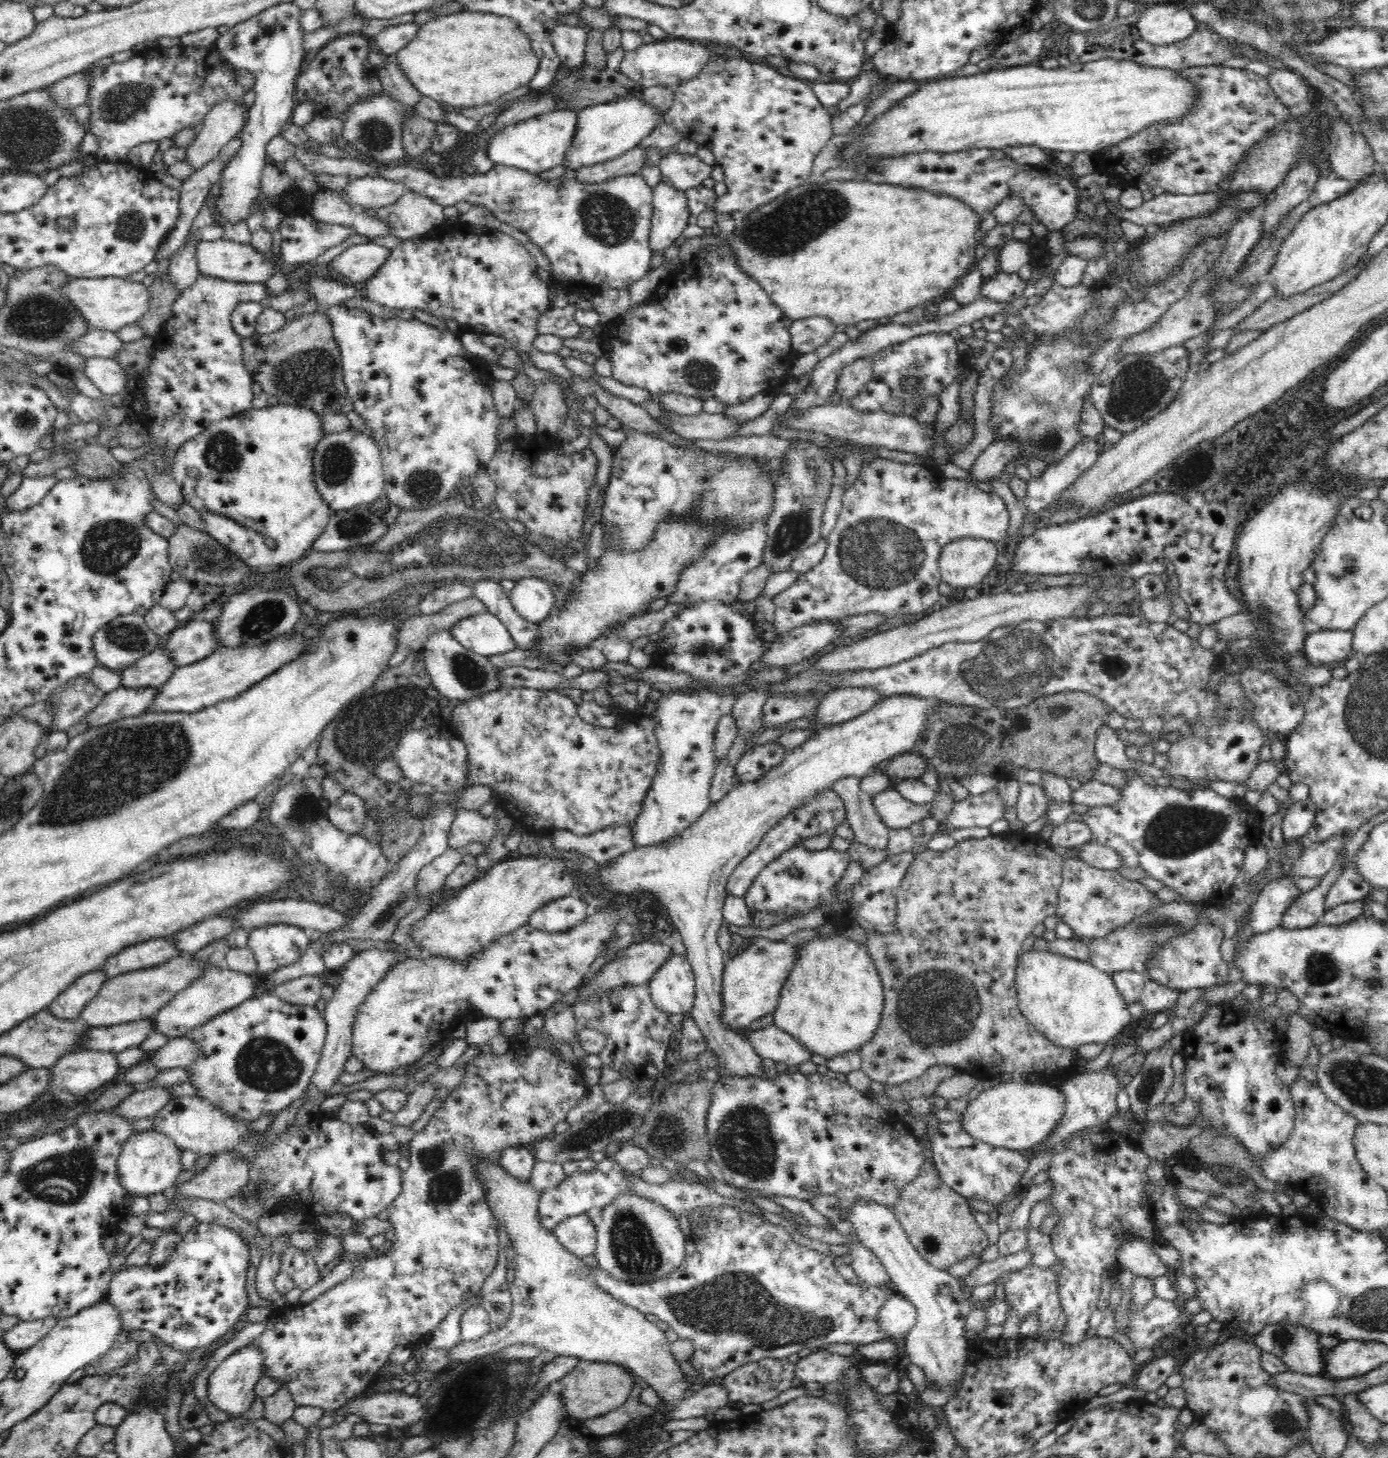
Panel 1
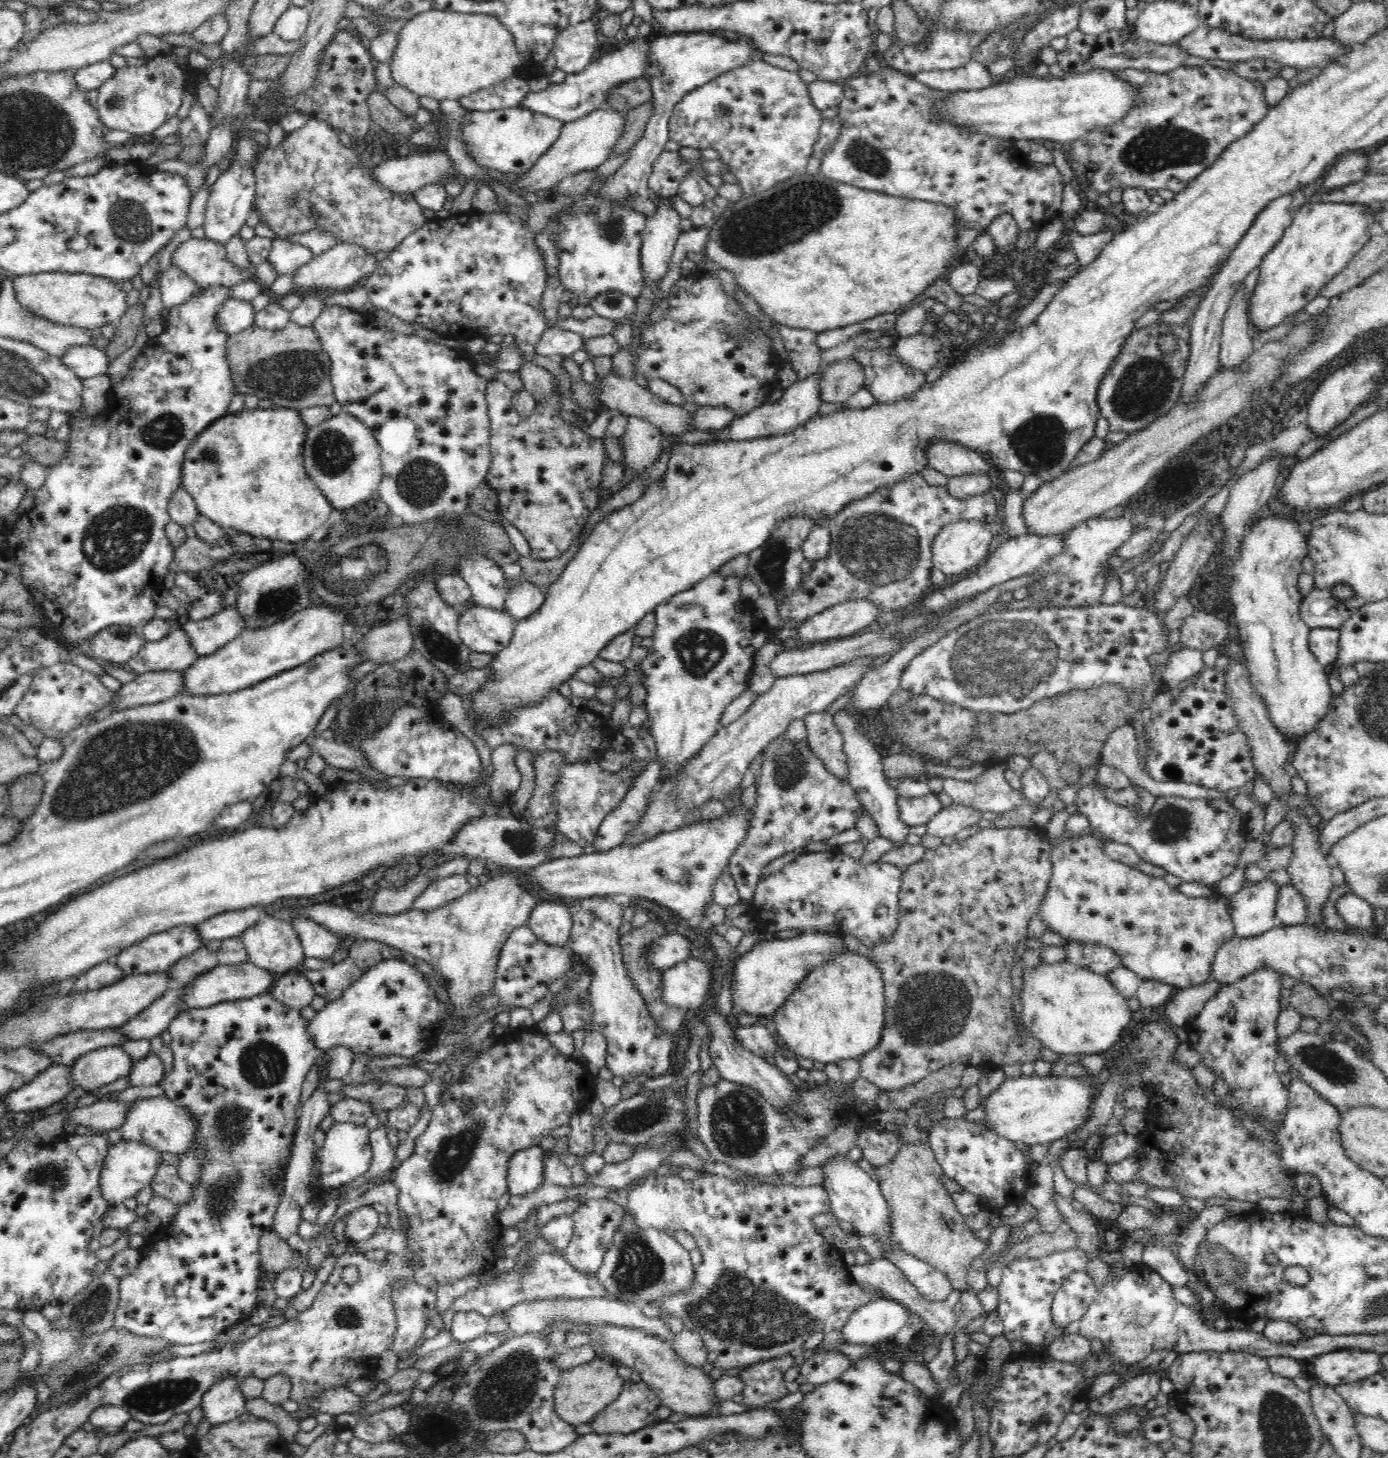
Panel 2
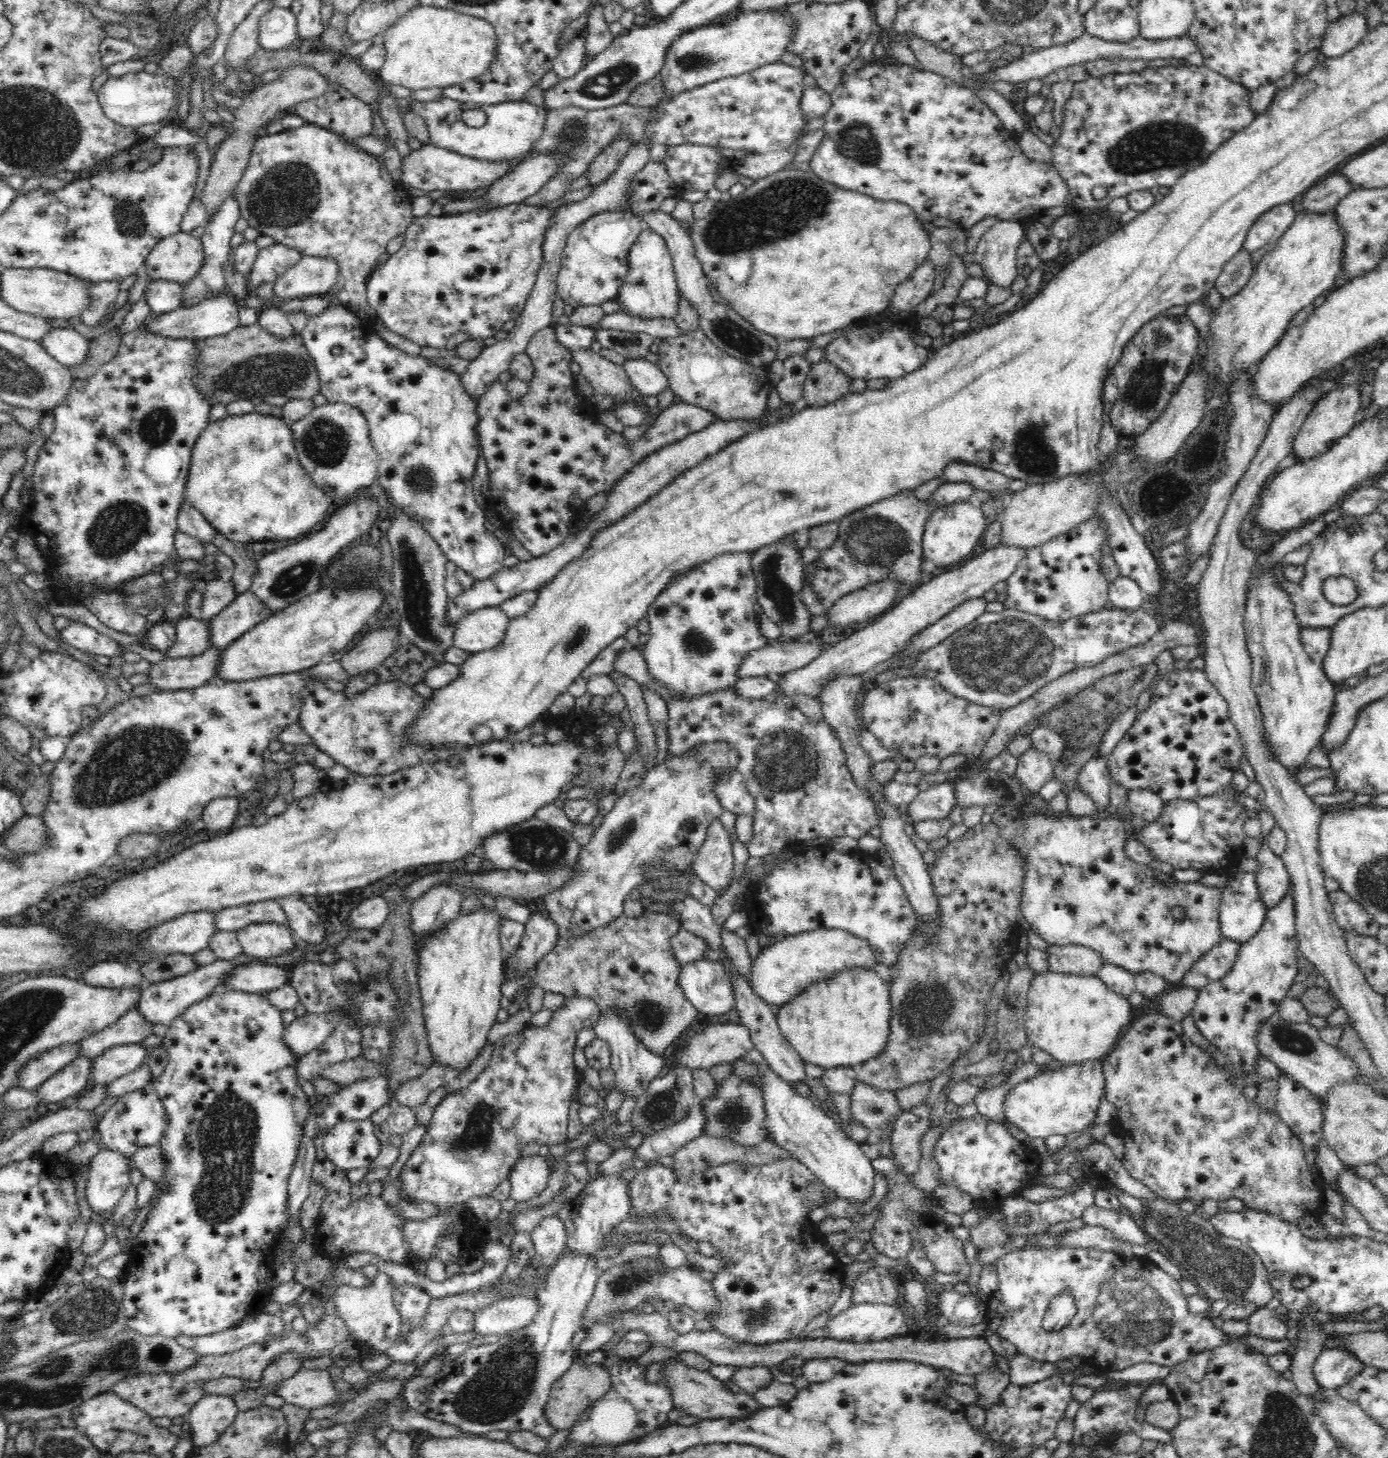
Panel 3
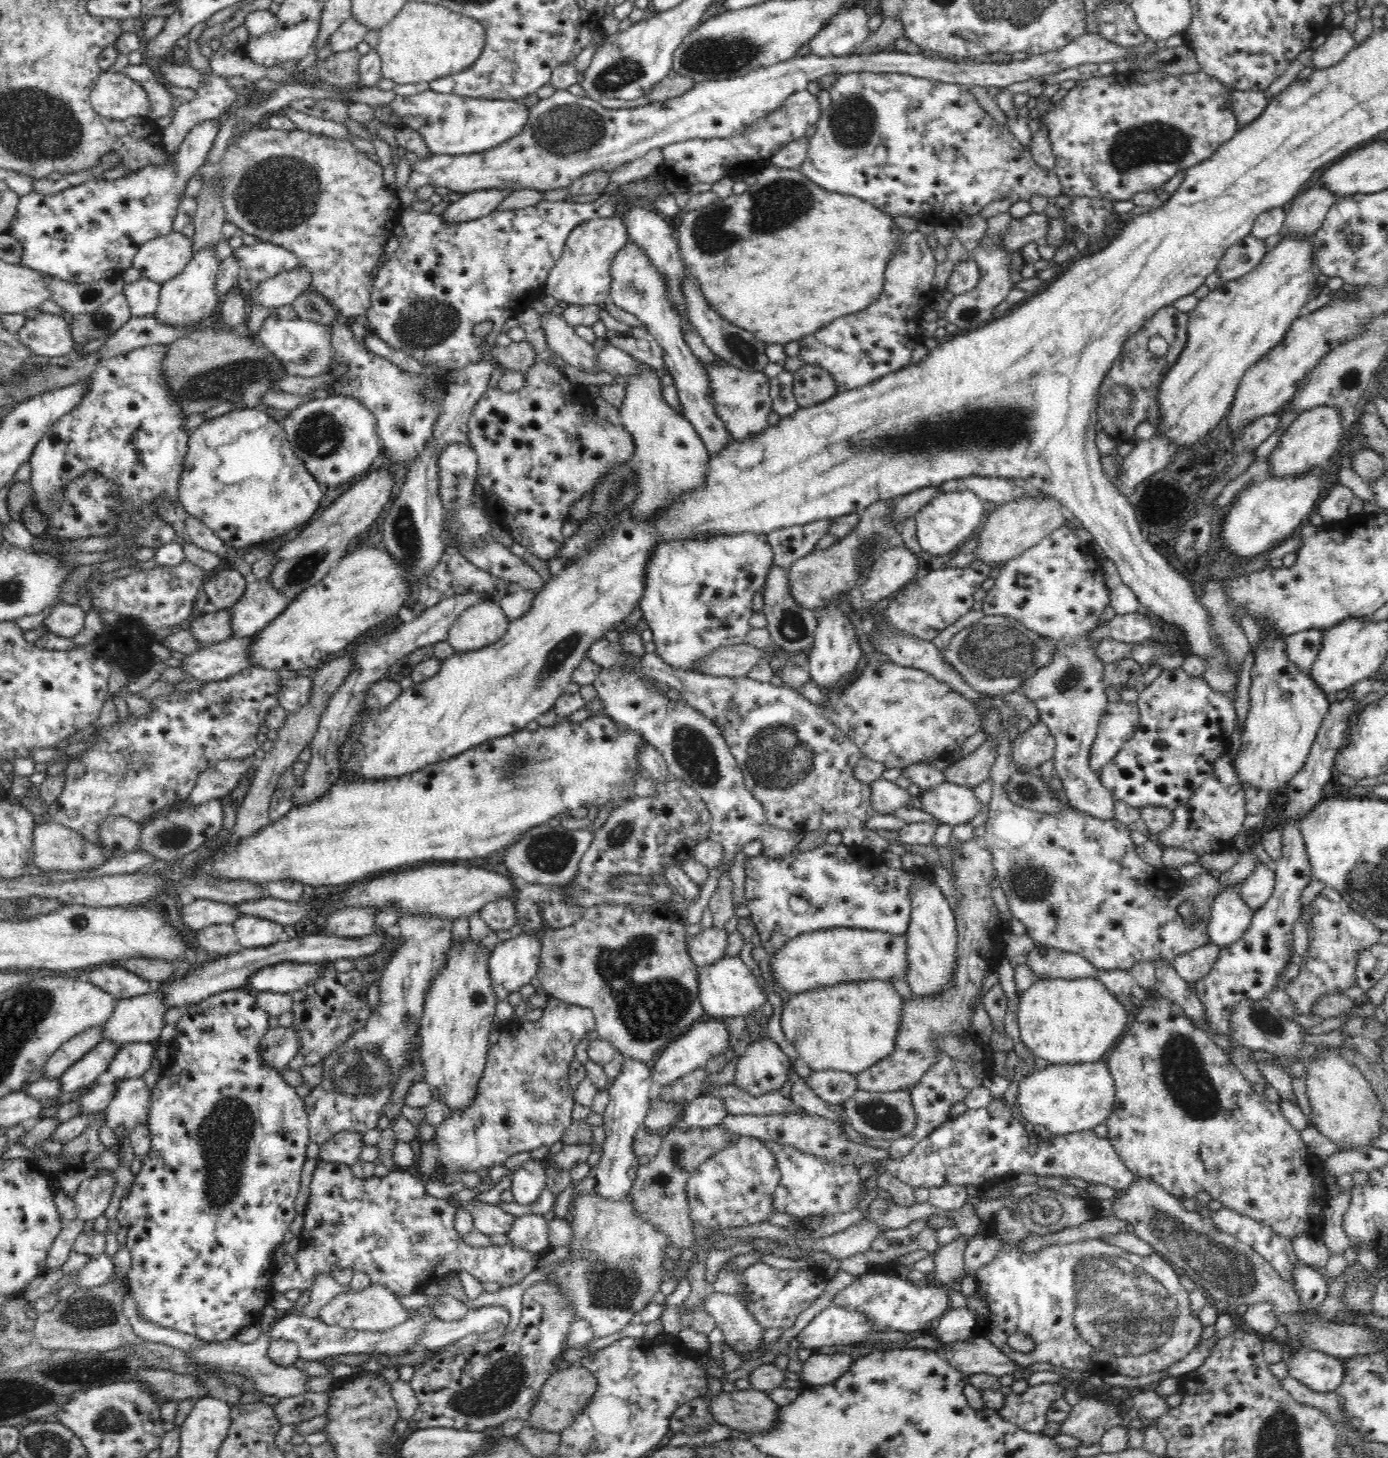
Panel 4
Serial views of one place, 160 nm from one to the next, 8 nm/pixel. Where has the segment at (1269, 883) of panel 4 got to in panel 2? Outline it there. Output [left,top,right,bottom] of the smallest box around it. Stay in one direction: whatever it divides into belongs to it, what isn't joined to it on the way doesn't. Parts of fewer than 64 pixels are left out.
[1274,885,1308,927]

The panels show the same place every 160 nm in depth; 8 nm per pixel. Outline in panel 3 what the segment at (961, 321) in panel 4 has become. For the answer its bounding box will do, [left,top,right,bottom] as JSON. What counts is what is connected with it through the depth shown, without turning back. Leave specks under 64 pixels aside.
[974,220,1022,288]

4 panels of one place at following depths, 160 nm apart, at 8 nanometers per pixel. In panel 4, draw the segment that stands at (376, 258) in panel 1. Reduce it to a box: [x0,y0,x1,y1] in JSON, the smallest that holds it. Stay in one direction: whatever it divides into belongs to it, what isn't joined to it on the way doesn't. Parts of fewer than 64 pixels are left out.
[246,264,313,310]

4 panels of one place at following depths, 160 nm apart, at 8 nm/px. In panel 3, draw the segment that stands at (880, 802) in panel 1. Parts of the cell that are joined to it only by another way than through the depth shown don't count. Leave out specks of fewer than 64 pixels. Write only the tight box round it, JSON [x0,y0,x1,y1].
[905,782,958,822]

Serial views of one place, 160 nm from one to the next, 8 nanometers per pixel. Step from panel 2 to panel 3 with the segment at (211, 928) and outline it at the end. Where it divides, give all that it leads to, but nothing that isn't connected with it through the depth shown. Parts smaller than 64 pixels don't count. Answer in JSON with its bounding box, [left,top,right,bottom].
[215,900,287,932]

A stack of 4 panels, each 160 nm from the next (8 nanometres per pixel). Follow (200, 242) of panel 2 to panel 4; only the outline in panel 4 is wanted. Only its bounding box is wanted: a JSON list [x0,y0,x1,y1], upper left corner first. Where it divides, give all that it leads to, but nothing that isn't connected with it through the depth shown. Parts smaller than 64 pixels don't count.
[132,231,193,284]

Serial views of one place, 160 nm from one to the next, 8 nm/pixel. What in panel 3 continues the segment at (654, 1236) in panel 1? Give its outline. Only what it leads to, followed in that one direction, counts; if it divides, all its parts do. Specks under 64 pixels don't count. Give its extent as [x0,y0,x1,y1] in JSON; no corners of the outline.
[581,1257,719,1331]

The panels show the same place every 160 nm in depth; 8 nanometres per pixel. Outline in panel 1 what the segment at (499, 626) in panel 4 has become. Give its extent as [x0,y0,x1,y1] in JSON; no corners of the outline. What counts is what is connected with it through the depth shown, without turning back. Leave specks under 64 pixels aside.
[449,612,516,657]

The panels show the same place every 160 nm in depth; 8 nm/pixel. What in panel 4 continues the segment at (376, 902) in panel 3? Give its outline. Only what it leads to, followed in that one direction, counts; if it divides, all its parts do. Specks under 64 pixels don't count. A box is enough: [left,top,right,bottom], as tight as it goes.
[326,907,380,937]

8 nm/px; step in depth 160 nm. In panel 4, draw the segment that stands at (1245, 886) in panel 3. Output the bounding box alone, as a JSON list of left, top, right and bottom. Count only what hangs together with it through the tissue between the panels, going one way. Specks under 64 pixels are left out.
[1208,883,1253,947]

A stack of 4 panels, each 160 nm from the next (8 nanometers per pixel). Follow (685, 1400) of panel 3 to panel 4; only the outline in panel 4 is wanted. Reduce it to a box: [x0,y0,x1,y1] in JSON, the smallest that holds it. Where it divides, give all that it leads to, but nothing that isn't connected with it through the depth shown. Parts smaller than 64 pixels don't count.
[704,1389,781,1434]

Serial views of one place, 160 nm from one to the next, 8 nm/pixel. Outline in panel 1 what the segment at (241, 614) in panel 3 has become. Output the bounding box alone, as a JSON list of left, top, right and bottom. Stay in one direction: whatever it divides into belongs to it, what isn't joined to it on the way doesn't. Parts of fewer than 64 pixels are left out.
[163,618,218,668]

